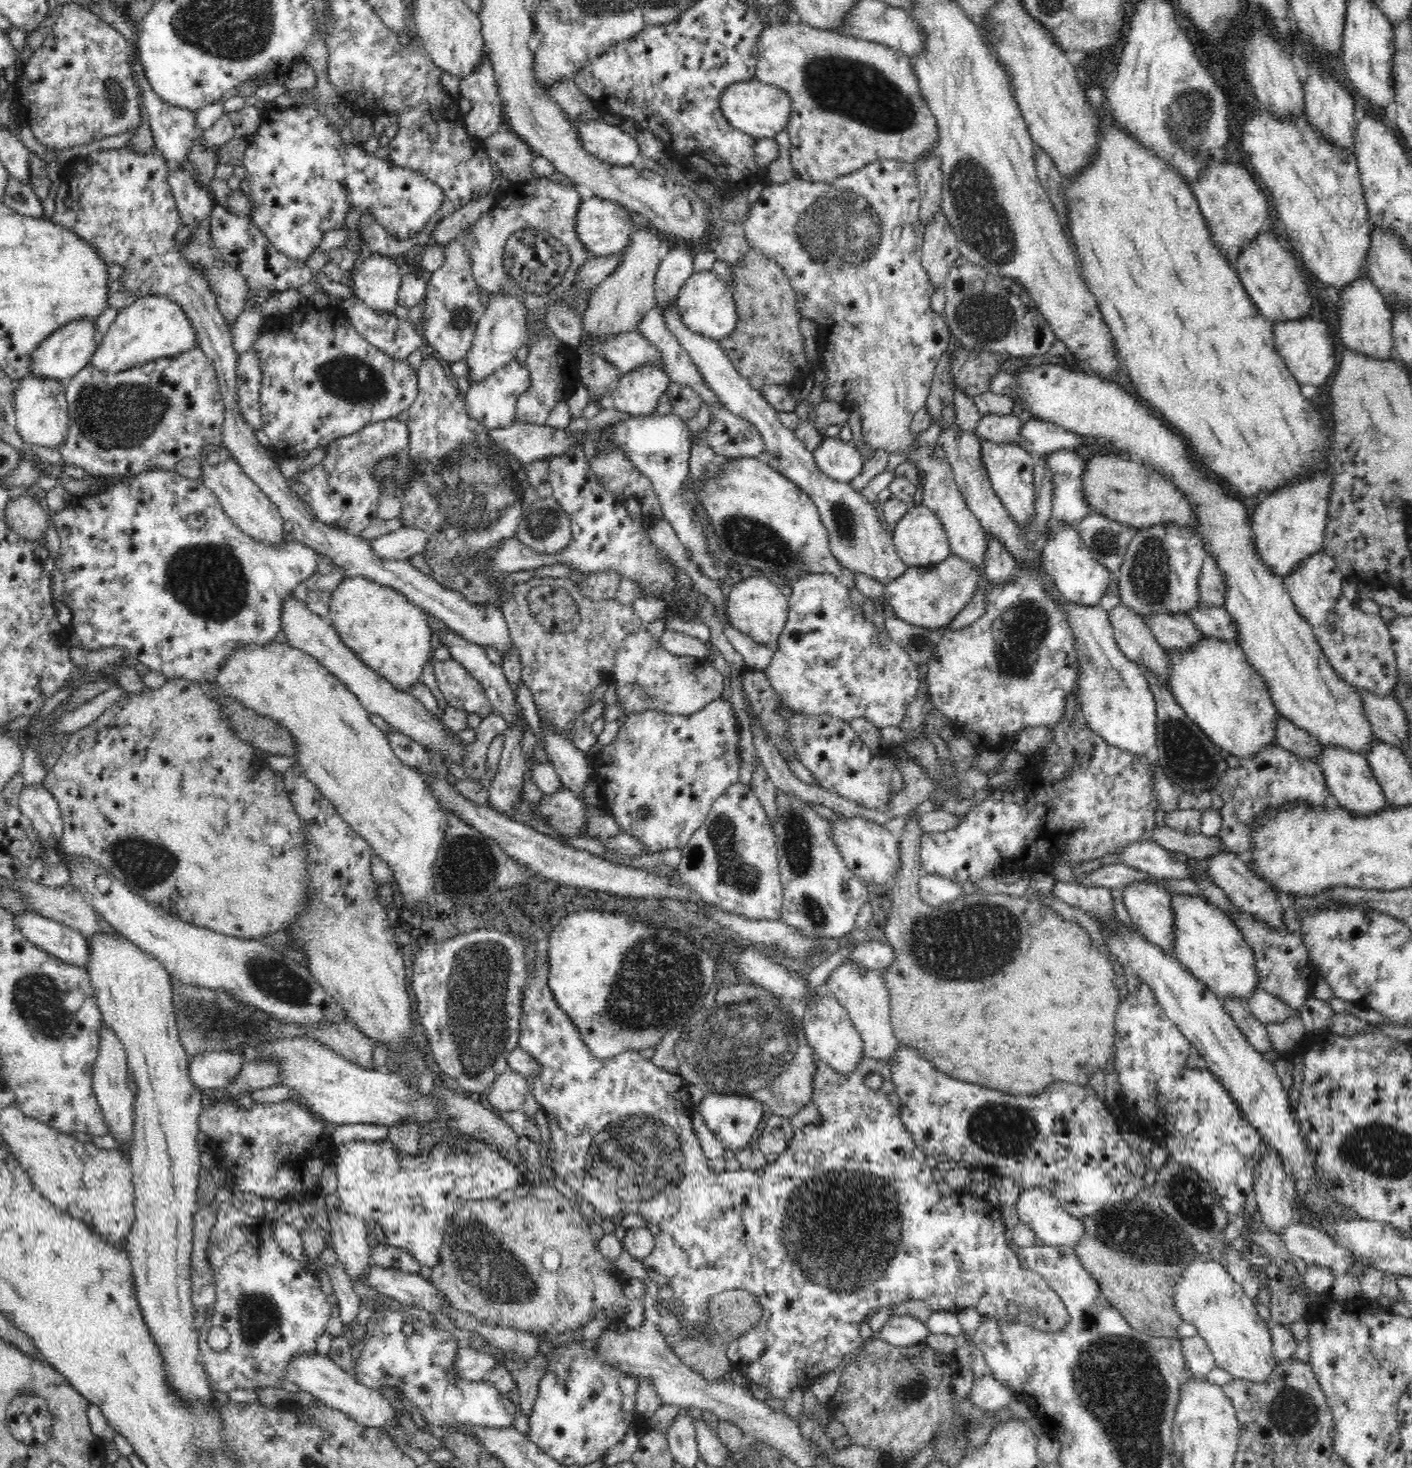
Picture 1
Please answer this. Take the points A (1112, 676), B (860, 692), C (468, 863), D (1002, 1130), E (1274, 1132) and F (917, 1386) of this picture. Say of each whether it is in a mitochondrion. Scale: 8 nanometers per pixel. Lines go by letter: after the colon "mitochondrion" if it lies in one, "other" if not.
A: mitochondrion
B: other
C: mitochondrion
D: mitochondrion
E: other
F: mitochondrion

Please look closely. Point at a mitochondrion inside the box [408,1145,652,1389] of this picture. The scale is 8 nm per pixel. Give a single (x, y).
(500, 1275)

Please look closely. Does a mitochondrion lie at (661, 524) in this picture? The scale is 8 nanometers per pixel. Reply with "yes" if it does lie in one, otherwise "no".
no

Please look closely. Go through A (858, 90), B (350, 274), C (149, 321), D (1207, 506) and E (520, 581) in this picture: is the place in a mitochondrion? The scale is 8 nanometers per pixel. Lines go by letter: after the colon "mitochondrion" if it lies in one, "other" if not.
A: mitochondrion
B: other
C: other
D: other
E: other

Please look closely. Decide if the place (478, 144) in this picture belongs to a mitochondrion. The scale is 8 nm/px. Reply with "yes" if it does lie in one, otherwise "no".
no

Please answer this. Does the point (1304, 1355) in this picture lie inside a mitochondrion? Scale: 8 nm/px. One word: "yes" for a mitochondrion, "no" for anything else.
no

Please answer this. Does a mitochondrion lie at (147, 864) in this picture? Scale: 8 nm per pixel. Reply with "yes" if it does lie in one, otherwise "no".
yes

